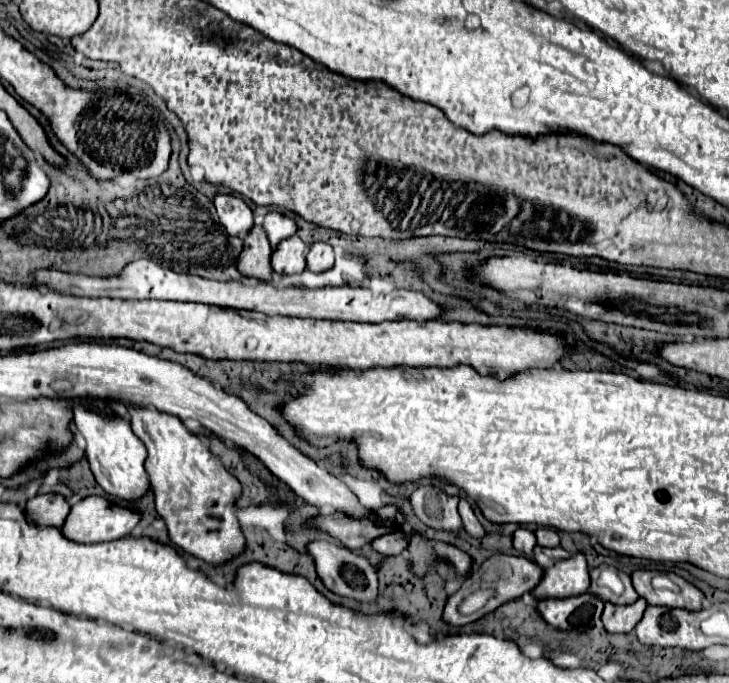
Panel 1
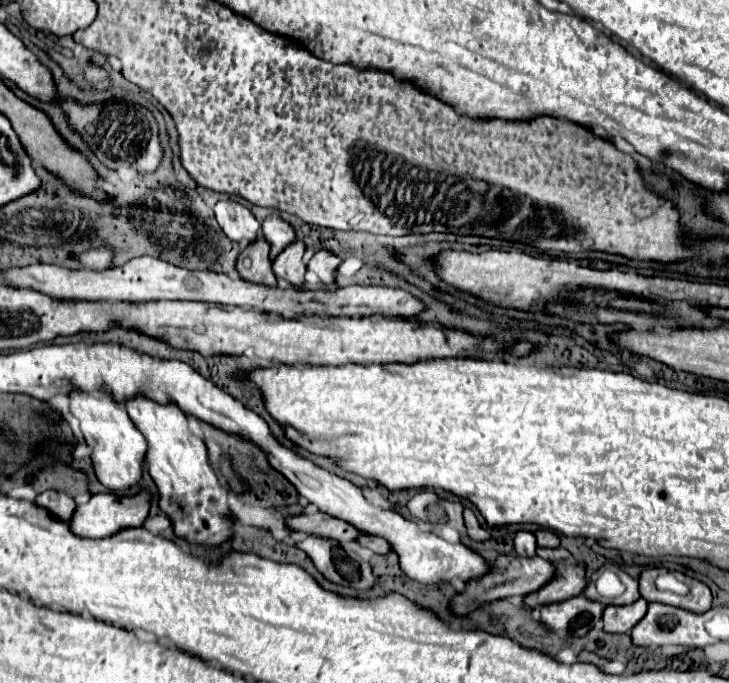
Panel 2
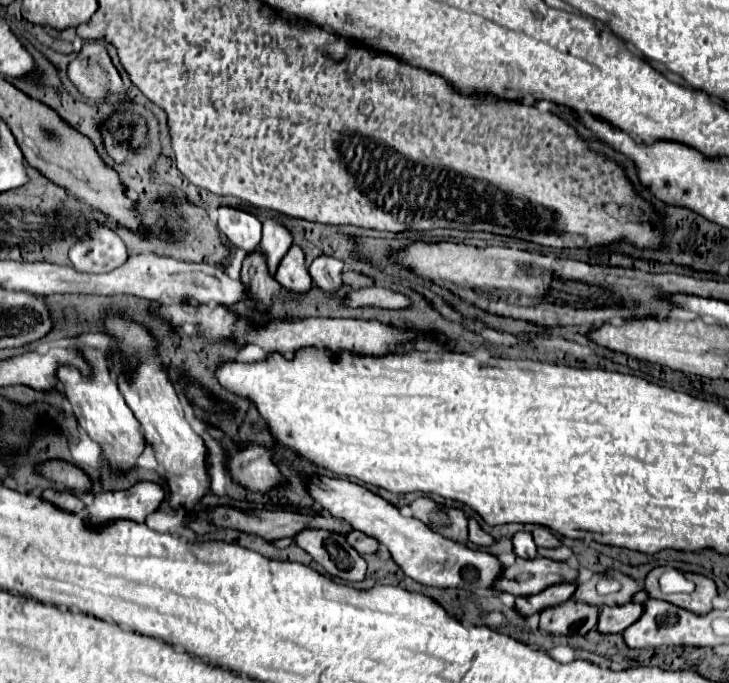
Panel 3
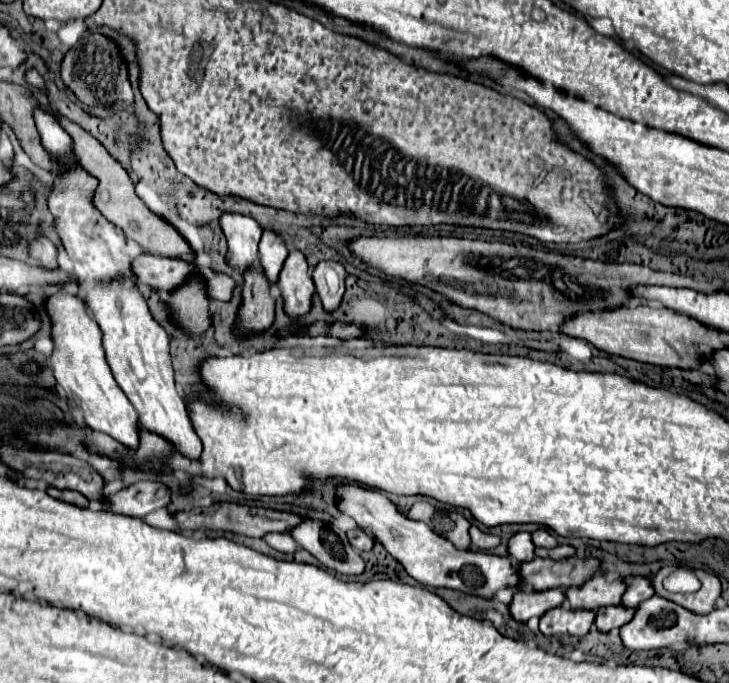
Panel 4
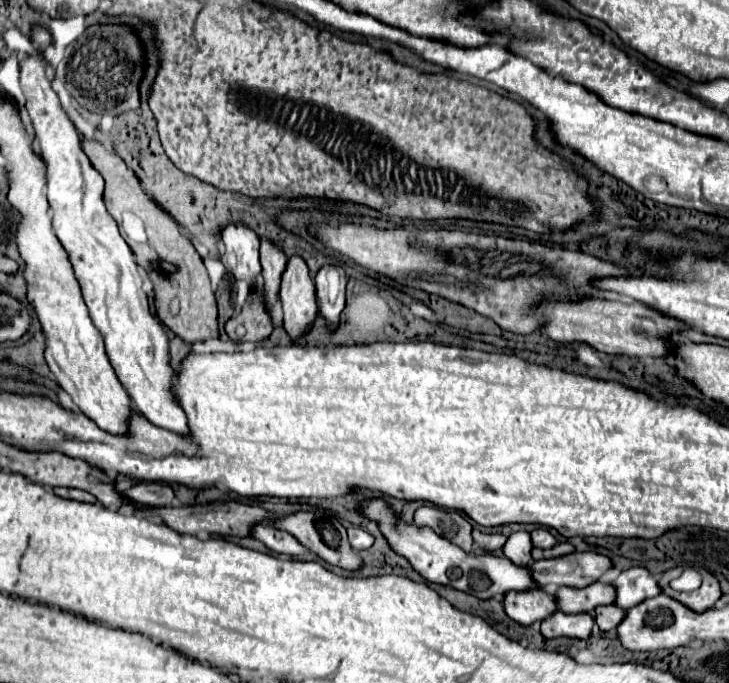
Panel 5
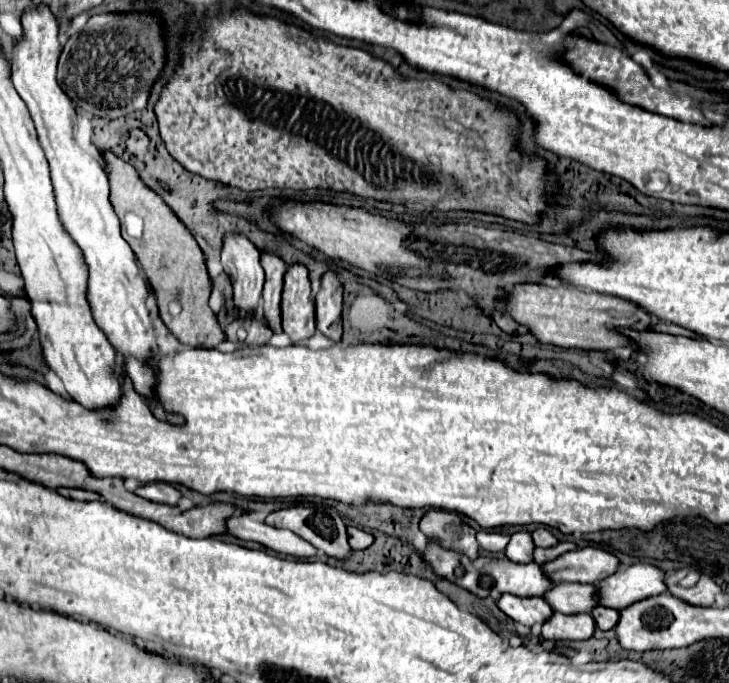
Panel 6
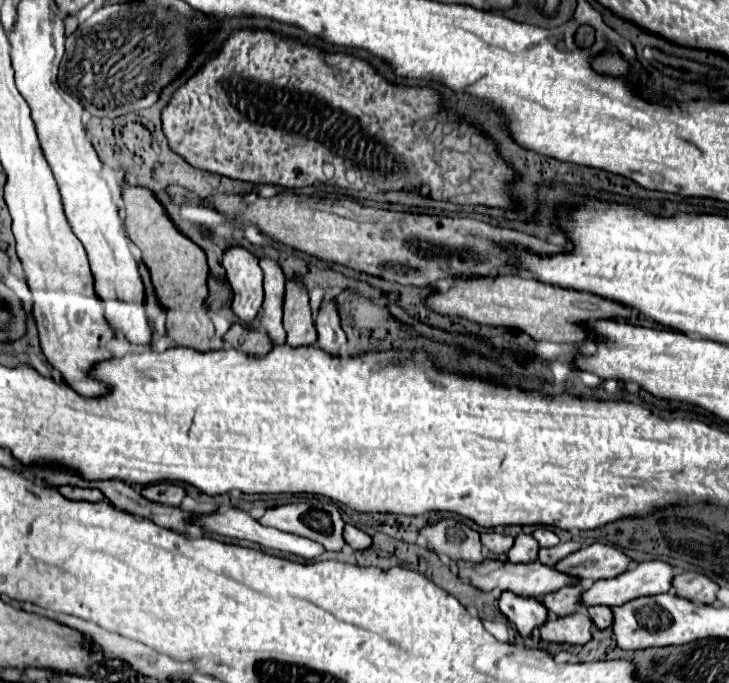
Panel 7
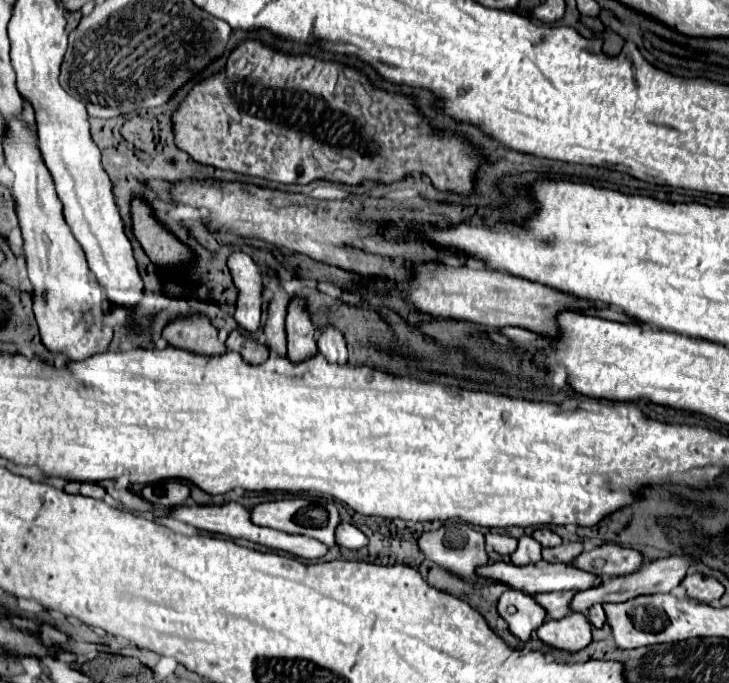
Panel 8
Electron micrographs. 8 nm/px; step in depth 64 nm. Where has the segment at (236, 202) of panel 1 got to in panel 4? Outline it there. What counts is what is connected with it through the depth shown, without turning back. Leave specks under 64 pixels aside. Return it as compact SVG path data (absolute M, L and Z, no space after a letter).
M224 214L220 224L228 242L226 262L232 268L242 270L258 266L258 242L262 234L260 226L242 214Z

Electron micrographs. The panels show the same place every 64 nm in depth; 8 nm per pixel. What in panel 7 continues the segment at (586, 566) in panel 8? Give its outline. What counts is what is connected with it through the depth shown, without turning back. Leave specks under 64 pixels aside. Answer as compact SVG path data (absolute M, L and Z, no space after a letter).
M596 542L588 548L582 548L570 556L566 556L562 562L556 564L556 570L562 570L566 574L578 576L582 580L600 580L600 578L614 578L622 572L626 572L634 560L626 556L620 548L612 544Z

